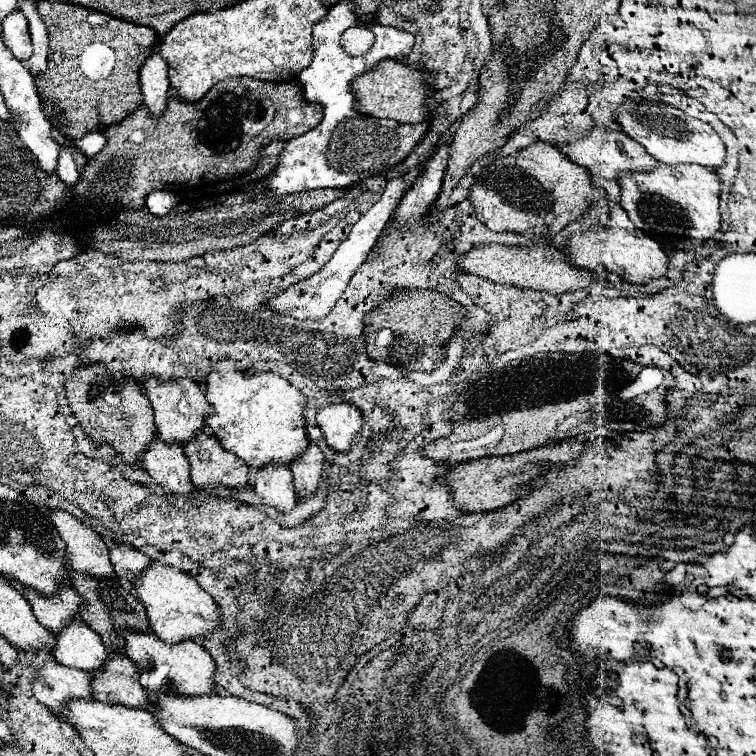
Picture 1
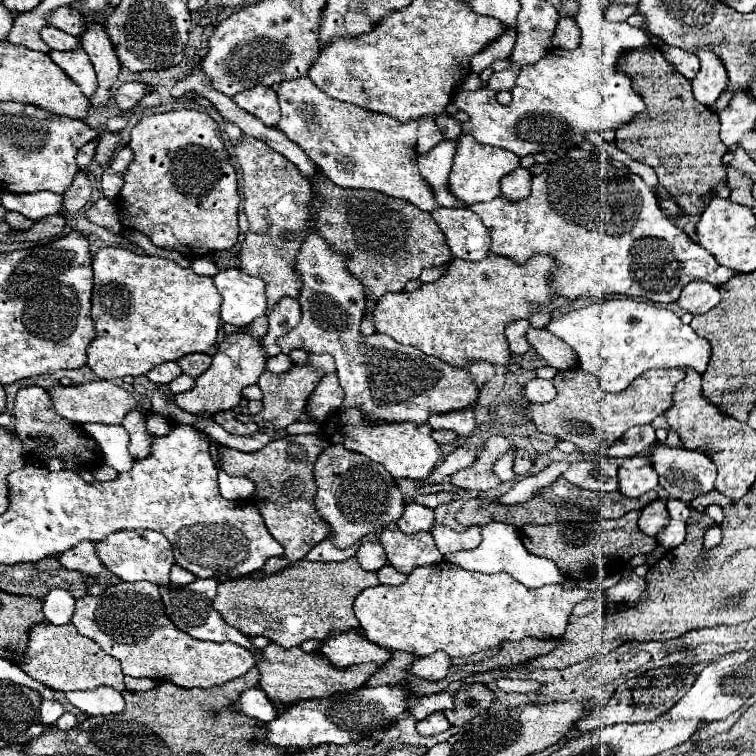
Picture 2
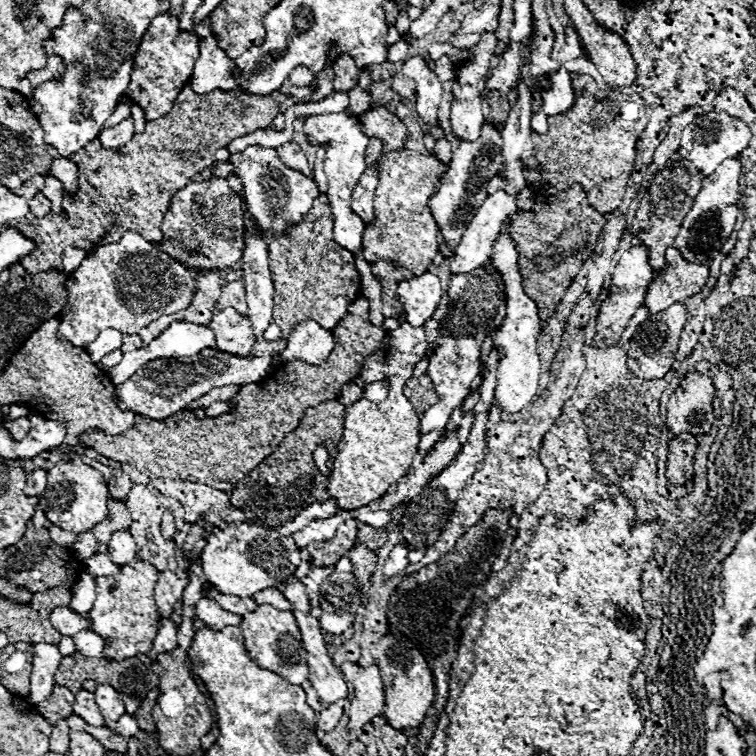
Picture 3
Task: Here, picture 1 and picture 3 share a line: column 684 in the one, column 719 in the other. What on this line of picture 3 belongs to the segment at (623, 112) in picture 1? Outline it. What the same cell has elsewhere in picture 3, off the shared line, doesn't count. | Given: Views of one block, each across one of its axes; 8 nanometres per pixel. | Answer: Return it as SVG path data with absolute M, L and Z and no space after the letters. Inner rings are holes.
M706 112L706 114L698 116L690 126L686 126L686 130L682 132L682 142L680 142L678 154L684 160L690 160L700 170L700 174L706 178L716 170L716 166L722 160L736 158L748 146L750 138L752 138L752 132L742 120L726 116L726 114Z

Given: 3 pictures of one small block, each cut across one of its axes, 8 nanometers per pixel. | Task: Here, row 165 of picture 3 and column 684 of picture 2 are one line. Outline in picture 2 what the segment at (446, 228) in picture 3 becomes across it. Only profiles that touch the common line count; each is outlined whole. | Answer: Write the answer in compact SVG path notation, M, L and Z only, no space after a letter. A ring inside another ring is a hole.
M656 446L652 450L650 462L654 466L654 470L660 474L660 486L668 492L670 498L678 498L686 504L690 504L692 500L696 500L698 496L710 492L714 488L714 480L716 480L716 466L714 462L702 454L702 452L692 452L686 448L670 448L670 446Z

